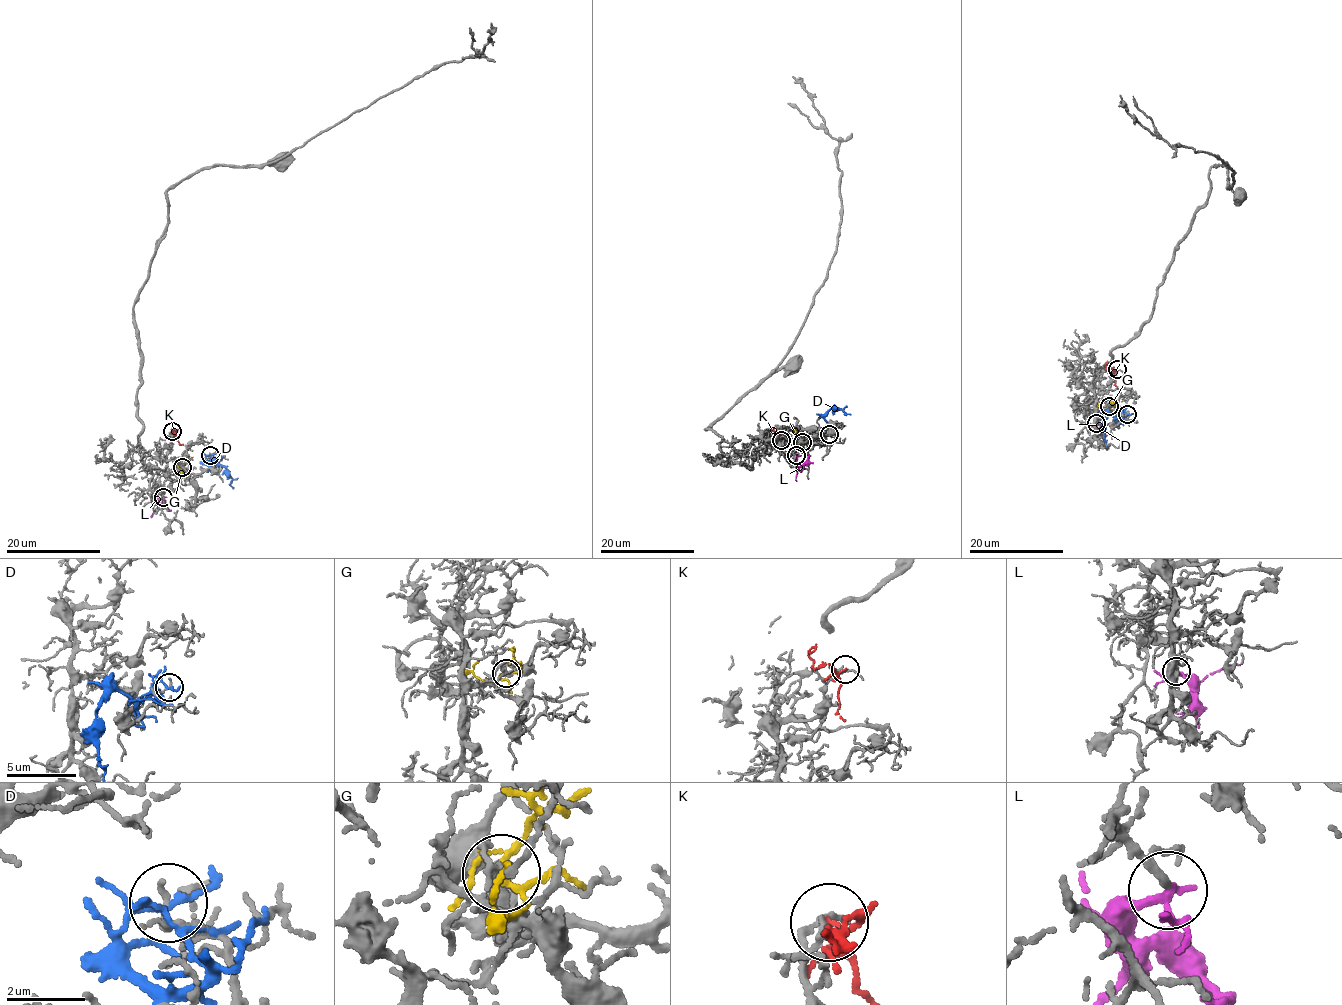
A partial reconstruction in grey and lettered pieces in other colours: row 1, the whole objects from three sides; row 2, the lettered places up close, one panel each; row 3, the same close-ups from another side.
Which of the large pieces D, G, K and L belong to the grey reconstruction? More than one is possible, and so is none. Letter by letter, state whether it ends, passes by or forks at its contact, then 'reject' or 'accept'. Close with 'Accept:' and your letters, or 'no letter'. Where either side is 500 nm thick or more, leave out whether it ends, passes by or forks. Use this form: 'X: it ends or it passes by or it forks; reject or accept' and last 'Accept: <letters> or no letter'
D: it passes by; reject
G: it forks; reject
K: it forks; reject
L: it passes by; accept
Accept: L

